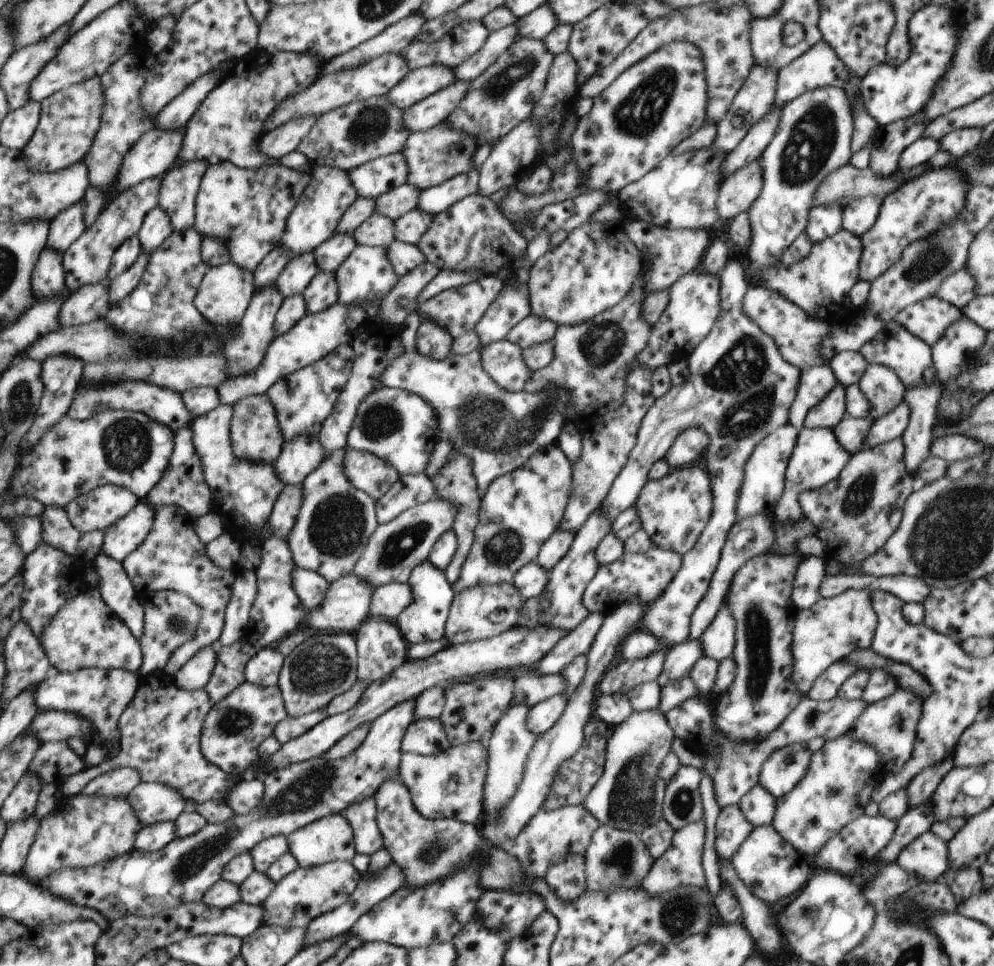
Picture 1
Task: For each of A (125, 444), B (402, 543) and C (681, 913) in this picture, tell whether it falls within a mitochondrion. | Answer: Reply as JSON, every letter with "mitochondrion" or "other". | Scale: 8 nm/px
{"A":"mitochondrion","B":"mitochondrion","C":"mitochondrion"}

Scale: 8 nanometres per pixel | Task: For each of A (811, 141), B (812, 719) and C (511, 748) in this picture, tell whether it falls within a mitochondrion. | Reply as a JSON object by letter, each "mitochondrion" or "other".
{"A":"mitochondrion","B":"mitochondrion","C":"mitochondrion"}

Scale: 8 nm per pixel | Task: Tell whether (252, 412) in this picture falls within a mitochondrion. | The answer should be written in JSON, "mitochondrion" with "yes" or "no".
{"mitochondrion":"yes"}

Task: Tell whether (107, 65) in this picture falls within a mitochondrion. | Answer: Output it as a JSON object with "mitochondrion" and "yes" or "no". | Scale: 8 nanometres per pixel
{"mitochondrion":"no"}

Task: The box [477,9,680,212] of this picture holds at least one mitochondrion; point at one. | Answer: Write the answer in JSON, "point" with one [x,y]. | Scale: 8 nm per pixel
{"point":[527,64]}

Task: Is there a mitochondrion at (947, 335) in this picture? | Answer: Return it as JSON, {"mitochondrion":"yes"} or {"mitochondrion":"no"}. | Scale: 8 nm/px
{"mitochondrion":"no"}

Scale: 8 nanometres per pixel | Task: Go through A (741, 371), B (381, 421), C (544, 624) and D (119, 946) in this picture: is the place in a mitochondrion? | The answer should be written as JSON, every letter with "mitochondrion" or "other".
{"A":"mitochondrion","B":"mitochondrion","C":"other","D":"mitochondrion"}

